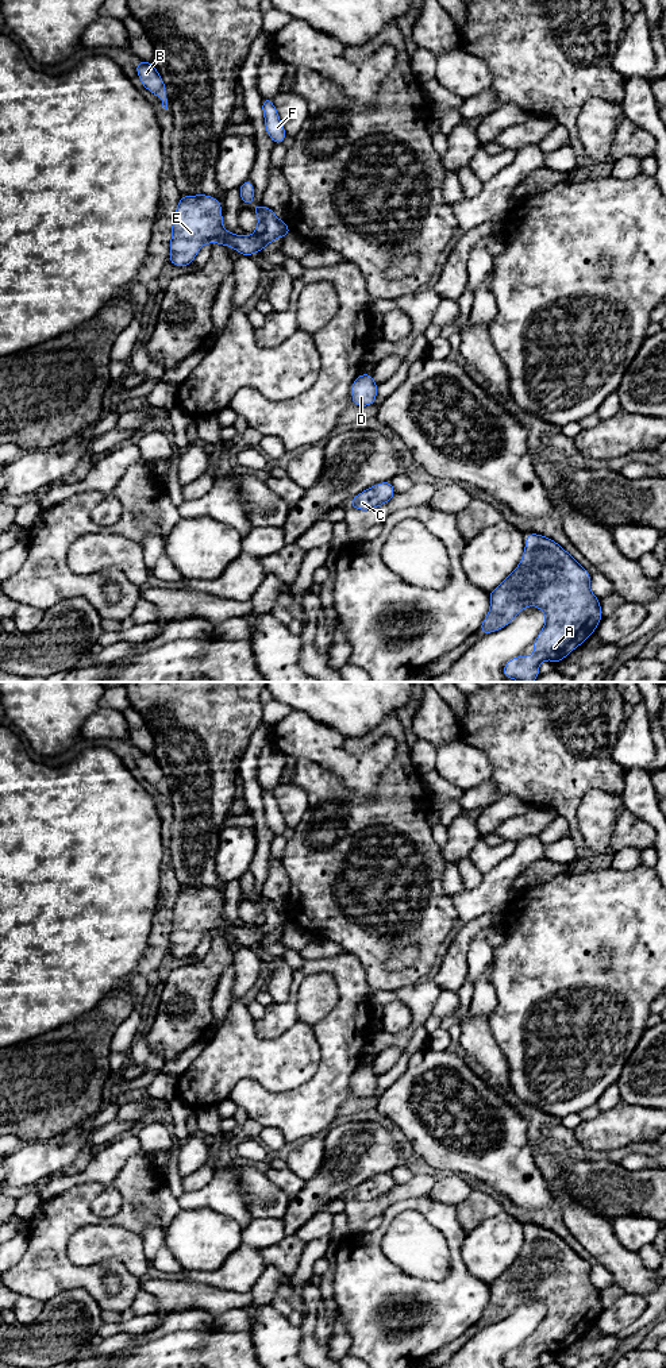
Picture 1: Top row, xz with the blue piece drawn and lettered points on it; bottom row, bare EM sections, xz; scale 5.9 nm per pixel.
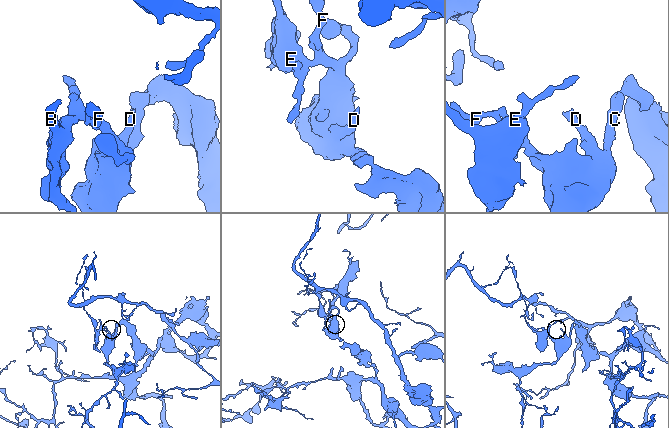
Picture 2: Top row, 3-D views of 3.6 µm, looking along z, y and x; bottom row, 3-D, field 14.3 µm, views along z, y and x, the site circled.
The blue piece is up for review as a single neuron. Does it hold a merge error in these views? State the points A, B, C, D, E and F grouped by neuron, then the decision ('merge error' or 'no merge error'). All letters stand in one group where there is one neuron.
A B C D E / F; merge error

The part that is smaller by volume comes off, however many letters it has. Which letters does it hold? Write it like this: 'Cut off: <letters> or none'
Cut off: F

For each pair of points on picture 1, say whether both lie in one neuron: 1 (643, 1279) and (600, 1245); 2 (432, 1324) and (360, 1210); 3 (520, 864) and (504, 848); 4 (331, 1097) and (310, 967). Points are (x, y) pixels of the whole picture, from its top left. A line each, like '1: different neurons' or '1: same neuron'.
1: same neuron
2: different neurons
3: different neurons
4: same neuron

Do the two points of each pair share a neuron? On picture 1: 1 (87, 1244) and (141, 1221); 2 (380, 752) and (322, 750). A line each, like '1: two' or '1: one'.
1: two
2: one

